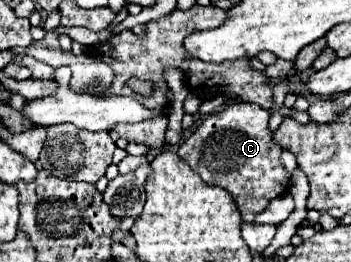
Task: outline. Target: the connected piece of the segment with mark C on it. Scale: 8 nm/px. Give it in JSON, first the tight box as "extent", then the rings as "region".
{"extent":[178,103,290,223],"region":[[[252,103],[226,105],[216,115],[210,115],[202,125],[178,147],[178,155],[212,187],[226,189],[238,203],[242,219],[254,223],[268,203],[288,189],[290,177],[280,165],[280,145],[272,143],[272,131],[268,129],[270,111]]]}

